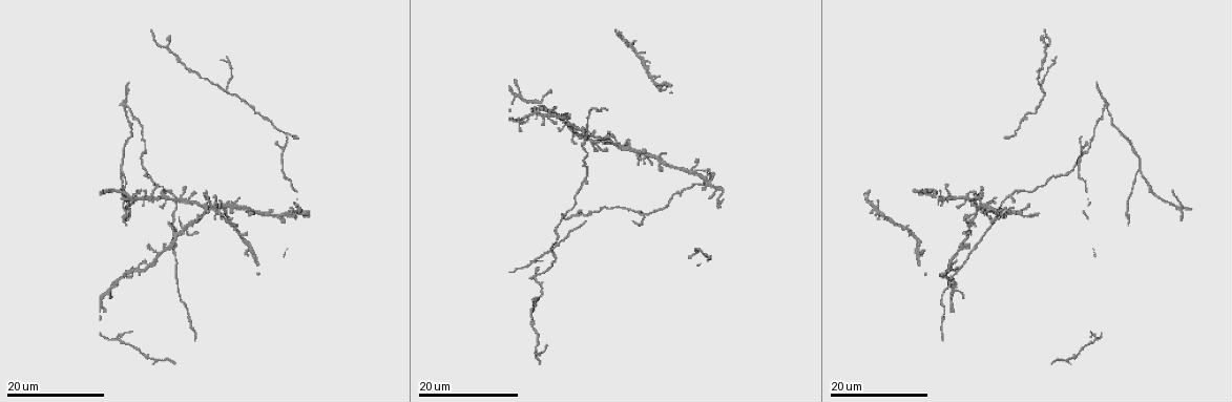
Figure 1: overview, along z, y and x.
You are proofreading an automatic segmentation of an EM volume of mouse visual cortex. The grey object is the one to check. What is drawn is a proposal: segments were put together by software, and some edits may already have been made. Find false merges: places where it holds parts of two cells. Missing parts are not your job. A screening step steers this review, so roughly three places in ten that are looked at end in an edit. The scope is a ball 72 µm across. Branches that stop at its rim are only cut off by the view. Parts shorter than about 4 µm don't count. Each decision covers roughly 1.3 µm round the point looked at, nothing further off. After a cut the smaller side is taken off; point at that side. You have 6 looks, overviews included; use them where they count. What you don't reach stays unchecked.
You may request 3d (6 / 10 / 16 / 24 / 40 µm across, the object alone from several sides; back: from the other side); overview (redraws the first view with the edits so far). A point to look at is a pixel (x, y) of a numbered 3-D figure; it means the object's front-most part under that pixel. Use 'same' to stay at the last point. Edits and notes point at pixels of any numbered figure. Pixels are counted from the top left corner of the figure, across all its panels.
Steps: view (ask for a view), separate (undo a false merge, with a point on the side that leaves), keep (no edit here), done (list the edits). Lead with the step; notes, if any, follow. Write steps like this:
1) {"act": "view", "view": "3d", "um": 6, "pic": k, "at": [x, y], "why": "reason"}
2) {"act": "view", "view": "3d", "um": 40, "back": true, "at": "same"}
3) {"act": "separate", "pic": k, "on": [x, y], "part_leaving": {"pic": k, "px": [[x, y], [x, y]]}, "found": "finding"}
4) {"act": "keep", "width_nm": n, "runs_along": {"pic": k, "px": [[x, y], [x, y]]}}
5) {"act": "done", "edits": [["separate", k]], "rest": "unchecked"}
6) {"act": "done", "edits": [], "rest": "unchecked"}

{"act": "view", "view": "3d", "um": 16, "pic": 1, "at": [174, 253], "why": "arms part here"}

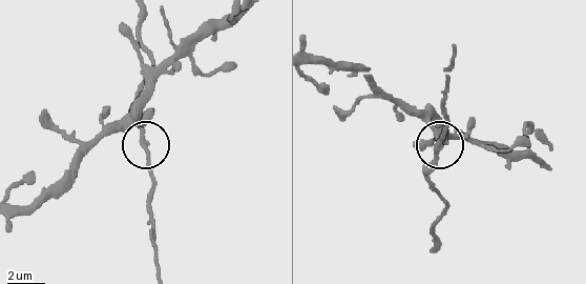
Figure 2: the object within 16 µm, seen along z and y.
{"act": "view", "view": "3d", "um": 10, "pic": 2, "at": [438, 149]}

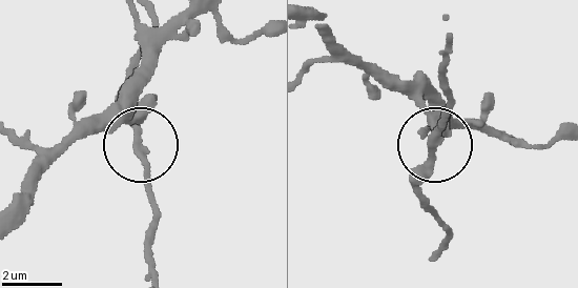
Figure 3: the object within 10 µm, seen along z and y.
{"act": "keep", "width_nm": 210, "found": "all the same cell"}

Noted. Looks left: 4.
{"act": "view", "view": "3d", "um": 24, "pic": 1, "at": [517, 94], "why": "four or more arms meet"}

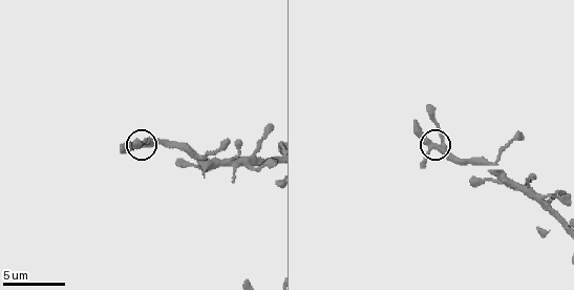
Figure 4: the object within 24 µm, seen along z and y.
{"act": "view", "view": "3d", "um": 10, "pic": 4, "at": [436, 147]}

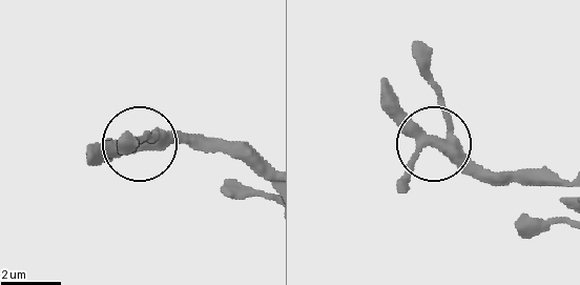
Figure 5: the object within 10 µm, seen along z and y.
{"act": "keep", "runs_along": {"pic": 5, "px": [[560, 199], [551, 184], [453, 161], [388, 90]]}, "found": "one cell here"}

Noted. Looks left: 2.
{"act": "view", "view": "3d", "um": 16, "pic": 1, "at": [638, 212], "why": "small branch off a trunk"}

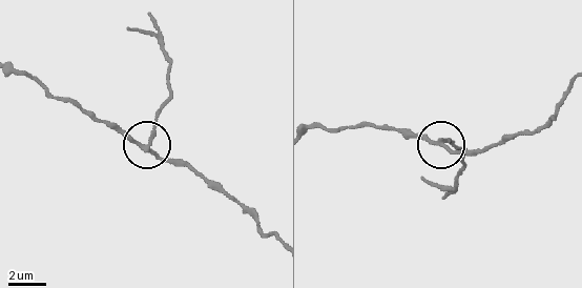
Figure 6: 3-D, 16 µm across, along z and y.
{"act": "view", "view": "3d", "um": 6, "pic": 6, "at": [441, 142]}

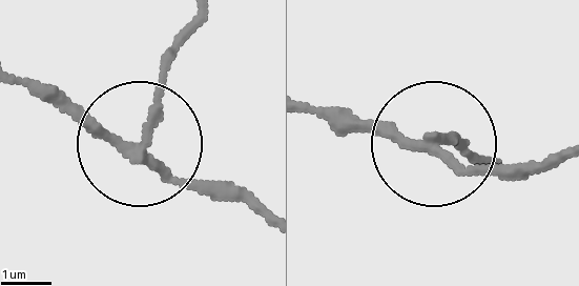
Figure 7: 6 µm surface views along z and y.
{"act": "separate", "pic": 7, "on": [162, 75], "part_leaving": {"pic": 7, "px": [[147, 143], [163, 59], [188, 21]]}, "found": "two cells meet here"}

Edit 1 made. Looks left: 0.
{"act": "done", "edits": [["separate", 7]], "rest": "unchecked"}

